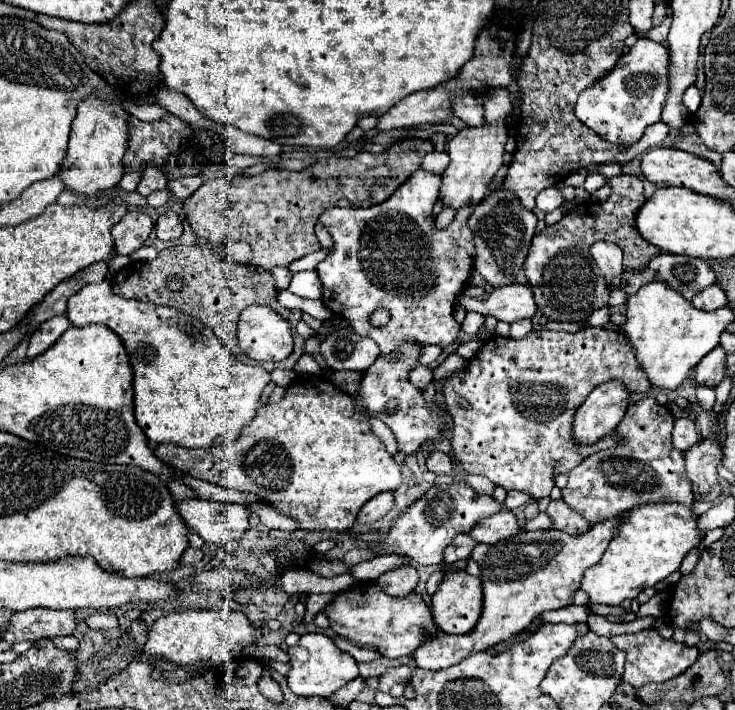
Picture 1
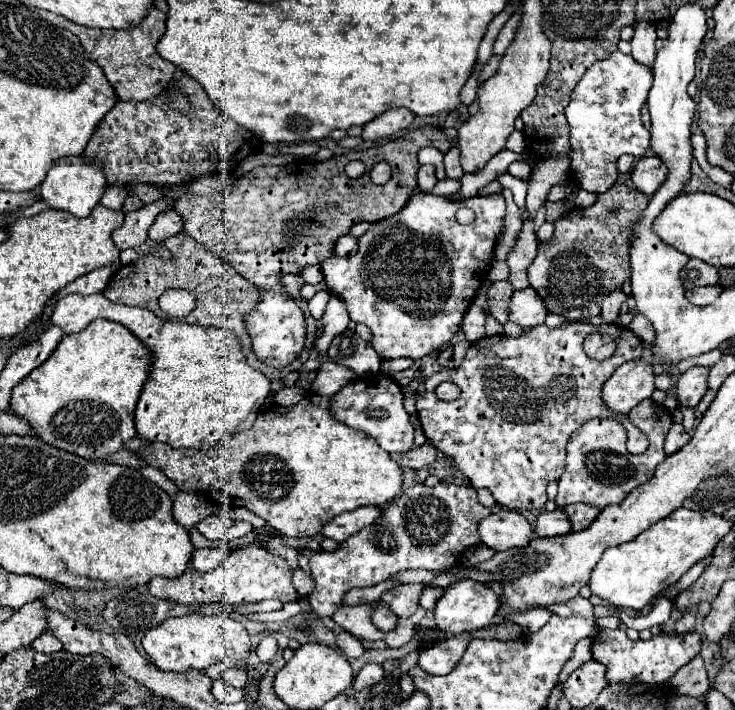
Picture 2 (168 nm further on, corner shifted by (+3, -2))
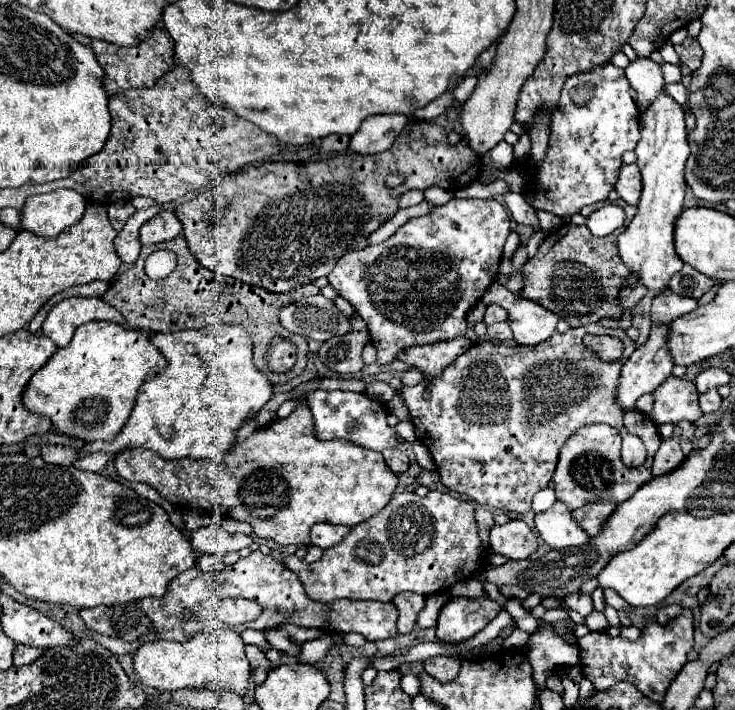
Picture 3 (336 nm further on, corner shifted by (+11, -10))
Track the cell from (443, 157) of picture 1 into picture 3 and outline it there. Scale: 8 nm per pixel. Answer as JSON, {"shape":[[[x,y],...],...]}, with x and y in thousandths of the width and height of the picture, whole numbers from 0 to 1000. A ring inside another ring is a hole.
{"shape":[[[555,268],[544,276],[544,293],[555,293],[555,290],[563,290],[563,287],[571,287],[577,282],[577,270],[574,268]]]}

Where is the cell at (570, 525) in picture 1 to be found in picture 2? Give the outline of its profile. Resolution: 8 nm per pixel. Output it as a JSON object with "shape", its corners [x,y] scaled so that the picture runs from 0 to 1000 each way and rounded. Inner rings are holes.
{"shape":[[[776,710],[767,718],[770,718],[770,724],[773,724],[781,746],[800,744],[808,735],[808,730],[816,724],[816,715],[803,713],[803,710]]]}

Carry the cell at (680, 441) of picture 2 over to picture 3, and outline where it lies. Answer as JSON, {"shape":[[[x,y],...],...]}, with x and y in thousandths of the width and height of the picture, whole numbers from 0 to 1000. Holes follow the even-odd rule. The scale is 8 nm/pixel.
{"shape":[[[917,611],[917,614],[901,620],[901,625],[890,642],[887,665],[890,665],[890,670],[906,668],[906,665],[917,662],[920,656],[925,656],[928,648],[931,648],[931,637],[925,631],[925,614]]]}

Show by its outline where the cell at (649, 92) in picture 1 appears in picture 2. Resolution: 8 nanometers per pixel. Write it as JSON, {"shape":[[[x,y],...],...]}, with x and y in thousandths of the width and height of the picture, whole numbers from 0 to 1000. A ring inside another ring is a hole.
{"shape":[[[844,70],[805,90],[784,118],[767,161],[776,175],[776,245],[792,268],[808,273],[824,270],[844,248],[841,223],[846,217],[879,217],[884,186],[871,169],[871,152],[884,124],[887,99]]]}

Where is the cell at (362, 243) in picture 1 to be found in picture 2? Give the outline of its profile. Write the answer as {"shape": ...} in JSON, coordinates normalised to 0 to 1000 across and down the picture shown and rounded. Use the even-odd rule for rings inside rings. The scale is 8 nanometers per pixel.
{"shape":[[[563,273],[541,301],[506,315],[506,321],[490,335],[490,352],[482,363],[444,366],[438,372],[441,394],[449,411],[460,414],[471,425],[476,448],[495,454],[506,465],[506,487],[517,507],[569,507],[580,499],[596,496],[626,468],[631,439],[642,428],[650,406],[661,397],[675,338],[686,321],[686,304],[688,287],[683,273],[642,276],[626,285],[612,285],[588,273]],[[629,290],[648,299],[645,313],[637,318],[626,318],[620,313],[620,296]]]}

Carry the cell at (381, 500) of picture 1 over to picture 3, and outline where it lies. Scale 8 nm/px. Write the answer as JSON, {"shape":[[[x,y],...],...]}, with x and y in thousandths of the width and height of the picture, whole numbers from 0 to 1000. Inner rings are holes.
{"shape":[[[430,738],[422,746],[422,763],[435,772],[449,772],[457,763],[463,763],[473,752],[473,741],[457,741],[457,738]]]}

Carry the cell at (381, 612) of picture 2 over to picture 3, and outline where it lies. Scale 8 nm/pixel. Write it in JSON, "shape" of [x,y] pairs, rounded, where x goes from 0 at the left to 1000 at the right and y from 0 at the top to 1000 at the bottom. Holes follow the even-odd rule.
{"shape":[[[343,777],[337,786],[327,786],[321,794],[307,797],[305,803],[297,803],[297,806],[283,806],[283,808],[278,808],[278,806],[272,806],[267,797],[261,797],[259,803],[248,806],[245,811],[239,811],[239,814],[229,823],[229,831],[226,831],[223,839],[218,839],[218,842],[193,842],[193,845],[190,845],[190,856],[199,862],[199,868],[204,868],[204,873],[207,873],[207,887],[215,887],[218,899],[253,904],[253,901],[257,901],[259,896],[267,893],[267,890],[288,890],[288,887],[297,887],[297,885],[312,885],[305,876],[302,876],[302,873],[299,873],[299,870],[297,870],[297,868],[294,868],[294,862],[297,862],[297,856],[299,856],[299,848],[302,848],[305,842],[335,842],[335,845],[348,845],[348,848],[356,854],[356,865],[354,865],[348,873],[343,873],[343,876],[337,876],[337,879],[321,879],[332,880],[329,885],[367,887],[367,885],[376,885],[376,882],[384,879],[384,876],[395,876],[395,879],[403,879],[403,882],[414,882],[414,885],[435,885],[435,887],[446,887],[446,890],[487,890],[487,893],[495,893],[498,901],[506,901],[506,904],[512,904],[512,901],[525,901],[525,899],[536,899],[536,896],[539,896],[539,870],[541,870],[541,865],[539,865],[536,851],[522,851],[522,848],[512,848],[512,845],[457,845],[457,848],[452,848],[452,851],[430,851],[427,845],[419,845],[419,839],[414,839],[414,828],[408,828],[408,817],[405,817],[405,811],[403,811],[397,803],[392,803],[386,794],[370,789],[367,783],[362,783],[362,780],[356,780],[356,777]]]}

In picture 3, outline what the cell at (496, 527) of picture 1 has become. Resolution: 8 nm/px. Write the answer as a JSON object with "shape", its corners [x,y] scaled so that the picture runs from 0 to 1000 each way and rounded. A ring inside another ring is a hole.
{"shape":[[[691,732],[683,741],[672,741],[667,746],[667,772],[669,777],[688,783],[694,789],[710,789],[718,786],[729,775],[732,763],[721,741],[707,732]]]}

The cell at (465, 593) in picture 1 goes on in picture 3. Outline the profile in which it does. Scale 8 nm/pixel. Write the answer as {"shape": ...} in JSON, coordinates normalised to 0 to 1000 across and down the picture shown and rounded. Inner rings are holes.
{"shape":[[[612,842],[599,859],[593,896],[604,907],[648,896],[675,868],[680,851],[667,842]]]}

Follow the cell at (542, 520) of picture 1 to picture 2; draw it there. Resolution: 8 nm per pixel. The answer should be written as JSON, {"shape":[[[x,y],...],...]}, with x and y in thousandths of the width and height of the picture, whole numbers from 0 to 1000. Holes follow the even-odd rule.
{"shape":[[[765,715],[751,721],[737,721],[729,732],[729,752],[733,756],[752,756],[778,749],[776,732],[767,727]]]}

